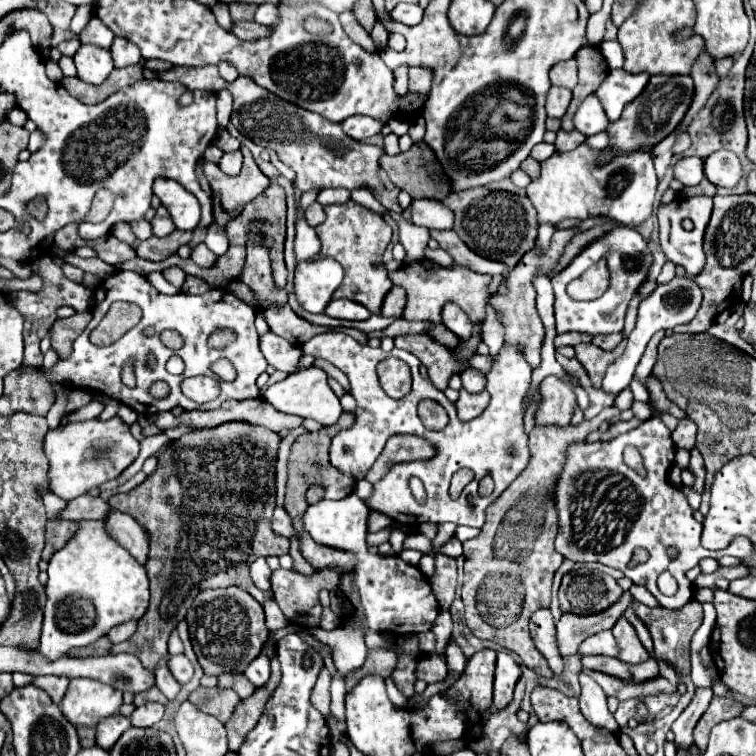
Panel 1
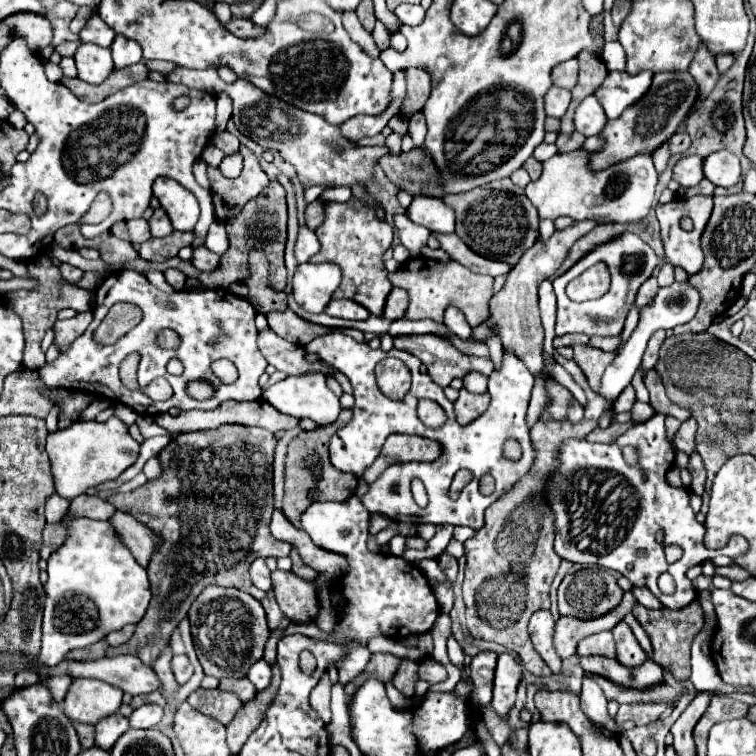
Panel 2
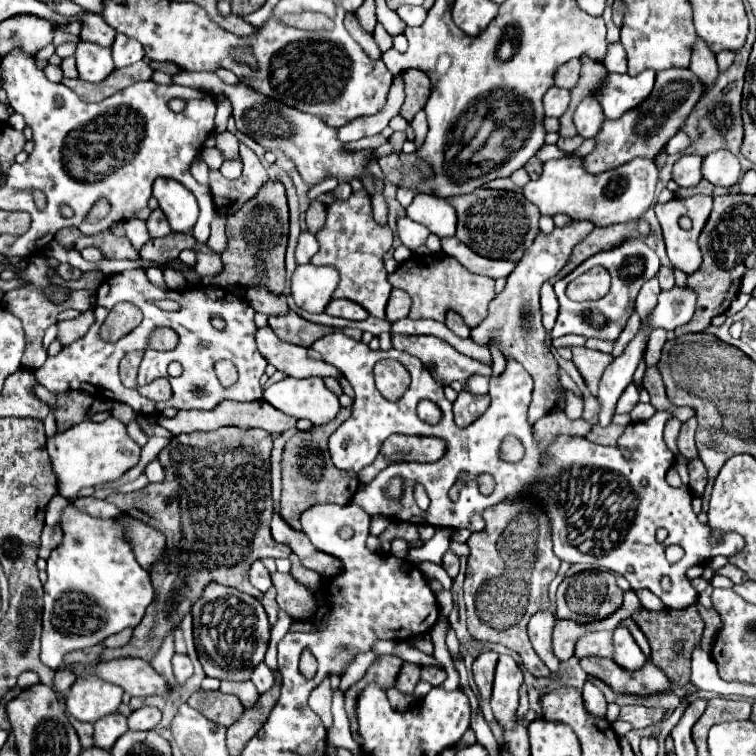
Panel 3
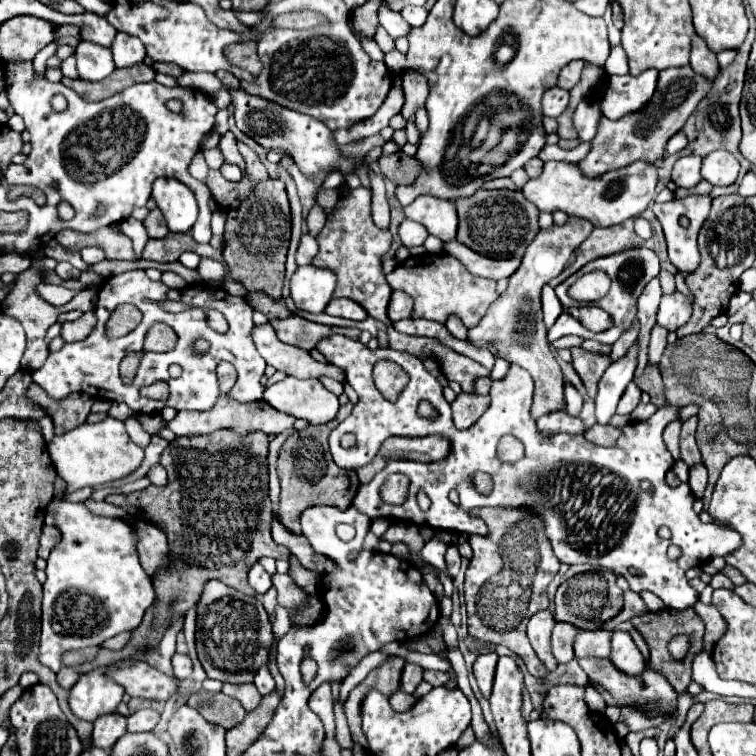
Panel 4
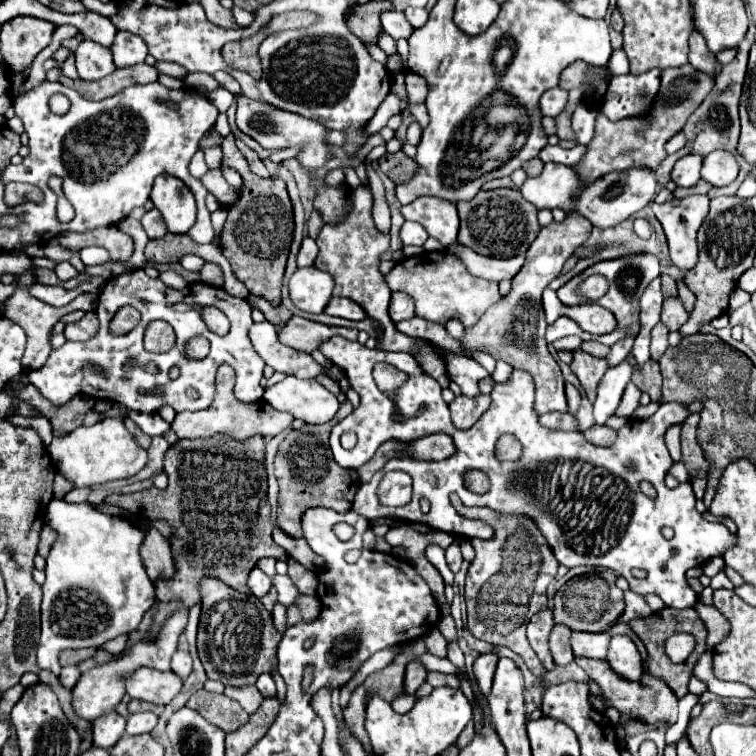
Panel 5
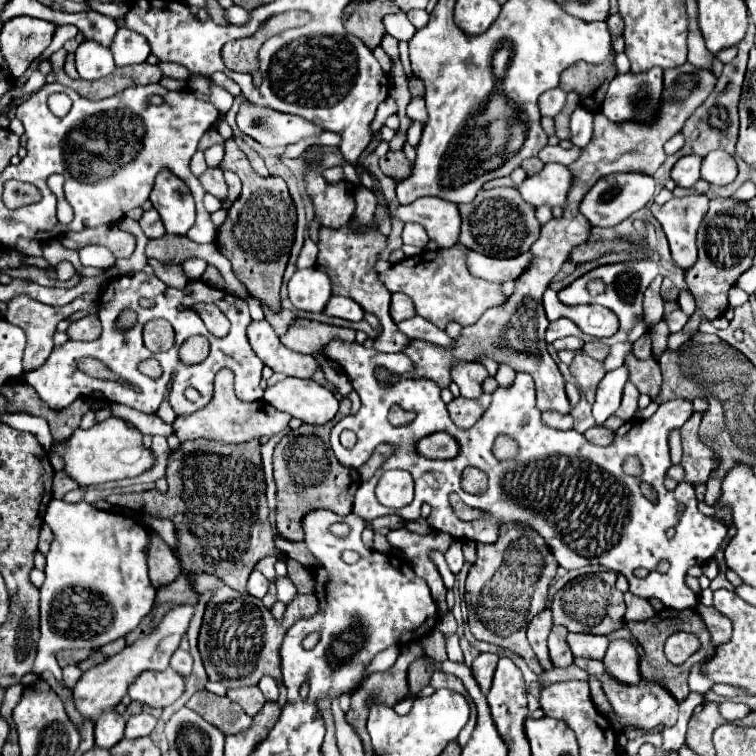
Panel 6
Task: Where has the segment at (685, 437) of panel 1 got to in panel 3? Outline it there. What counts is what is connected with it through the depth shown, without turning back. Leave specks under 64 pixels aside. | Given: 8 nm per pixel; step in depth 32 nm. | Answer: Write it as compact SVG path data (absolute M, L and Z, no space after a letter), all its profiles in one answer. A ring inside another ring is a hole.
M690 418L682 424L682 430L678 434L678 450L684 454L688 460L696 458L696 446L694 446L694 432L696 432L696 418Z

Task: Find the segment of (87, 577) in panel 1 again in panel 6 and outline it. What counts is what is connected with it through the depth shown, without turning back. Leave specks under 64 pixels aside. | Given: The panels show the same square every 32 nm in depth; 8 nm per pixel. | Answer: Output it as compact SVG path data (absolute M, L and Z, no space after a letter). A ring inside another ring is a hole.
M56 498L48 504L44 520L54 532L54 542L46 556L48 560L44 568L46 582L40 588L40 640L34 674L50 670L62 684L56 662L58 650L64 648L98 650L104 644L132 632L140 624L140 620L150 612L154 604L154 586L148 578L148 566L144 558L150 532L146 532L142 524L134 522L124 514L102 512L88 502L68 504Z

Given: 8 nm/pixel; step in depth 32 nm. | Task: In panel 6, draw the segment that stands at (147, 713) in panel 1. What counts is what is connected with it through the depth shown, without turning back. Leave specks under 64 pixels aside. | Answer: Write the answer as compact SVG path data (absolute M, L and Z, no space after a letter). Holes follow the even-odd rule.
M134 714L126 722L126 738L140 738L148 736L156 726L156 718L152 714Z

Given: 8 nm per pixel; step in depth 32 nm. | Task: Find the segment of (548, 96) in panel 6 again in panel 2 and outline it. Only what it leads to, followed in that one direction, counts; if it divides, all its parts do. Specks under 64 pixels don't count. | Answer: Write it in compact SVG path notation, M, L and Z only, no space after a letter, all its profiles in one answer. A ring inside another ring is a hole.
M552 86L544 98L544 104L546 104L546 114L552 116L552 118L562 118L568 104L570 104L570 90L564 90L564 88L558 88L558 86Z

